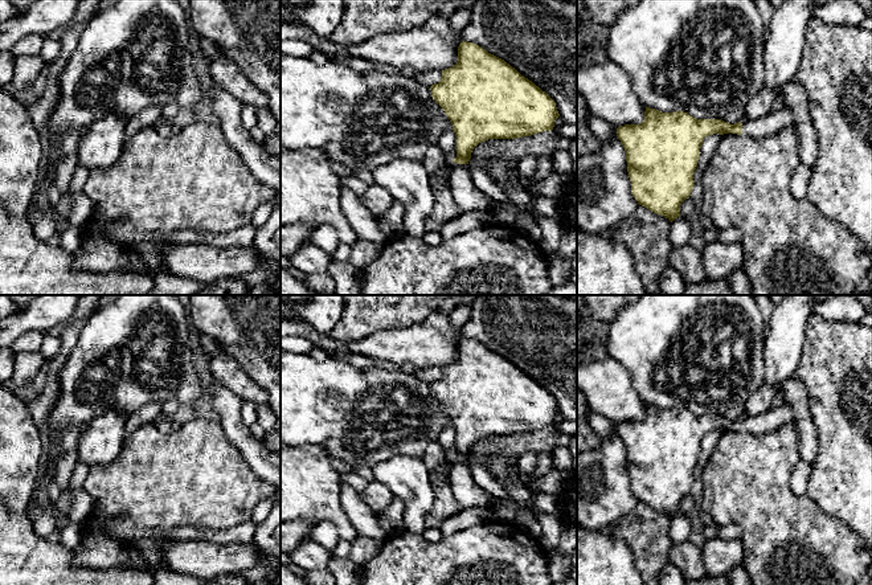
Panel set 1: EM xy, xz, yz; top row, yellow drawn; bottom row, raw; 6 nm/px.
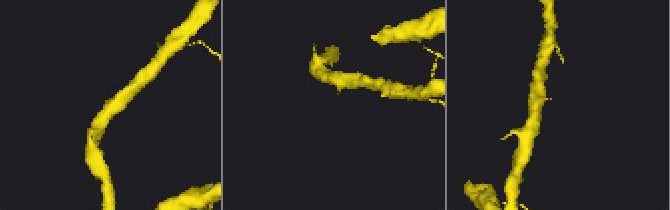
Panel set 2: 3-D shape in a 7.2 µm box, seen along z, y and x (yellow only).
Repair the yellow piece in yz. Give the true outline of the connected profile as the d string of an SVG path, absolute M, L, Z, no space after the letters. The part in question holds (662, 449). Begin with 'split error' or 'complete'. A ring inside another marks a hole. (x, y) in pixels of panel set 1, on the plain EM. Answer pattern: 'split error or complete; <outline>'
split error; M646 404L640 421L617 425L626 447L631 490L639 502L671 519L680 512L681 499L691 492L693 470L703 437L713 430L769 433L793 421L789 404L769 412L730 421L721 416L696 416L684 408L662 409Z

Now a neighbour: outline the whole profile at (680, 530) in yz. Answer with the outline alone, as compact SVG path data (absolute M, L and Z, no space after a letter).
M679 512L671 520L670 536L674 544L684 543L688 540L692 531L692 525L687 514Z

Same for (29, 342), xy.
M30 330L22 334L9 348L15 352L40 352L44 332Z

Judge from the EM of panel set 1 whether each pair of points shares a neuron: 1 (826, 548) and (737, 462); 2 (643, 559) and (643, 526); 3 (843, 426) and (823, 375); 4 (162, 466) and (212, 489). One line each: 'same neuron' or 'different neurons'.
1: same neuron
2: same neuron
3: same neuron
4: same neuron

